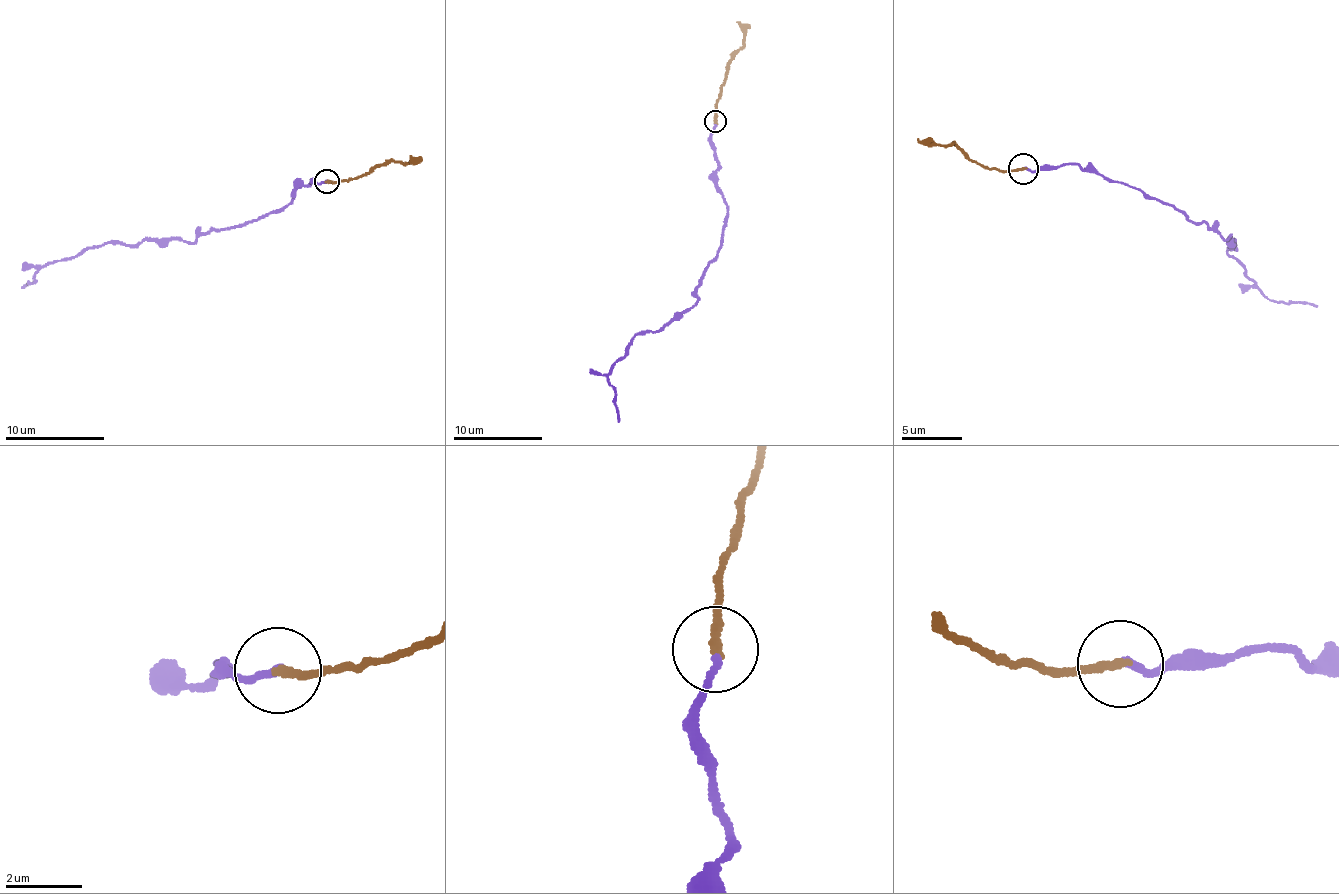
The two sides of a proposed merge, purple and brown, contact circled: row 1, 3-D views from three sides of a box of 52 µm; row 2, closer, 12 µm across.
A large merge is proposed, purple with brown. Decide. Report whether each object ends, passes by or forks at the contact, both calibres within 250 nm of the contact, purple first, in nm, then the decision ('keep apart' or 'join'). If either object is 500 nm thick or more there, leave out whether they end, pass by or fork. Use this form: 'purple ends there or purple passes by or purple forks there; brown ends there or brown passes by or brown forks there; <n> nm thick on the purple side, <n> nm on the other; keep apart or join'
purple ends there; brown ends there; 180 nm thick on the purple side, 240 nm on the other; join

